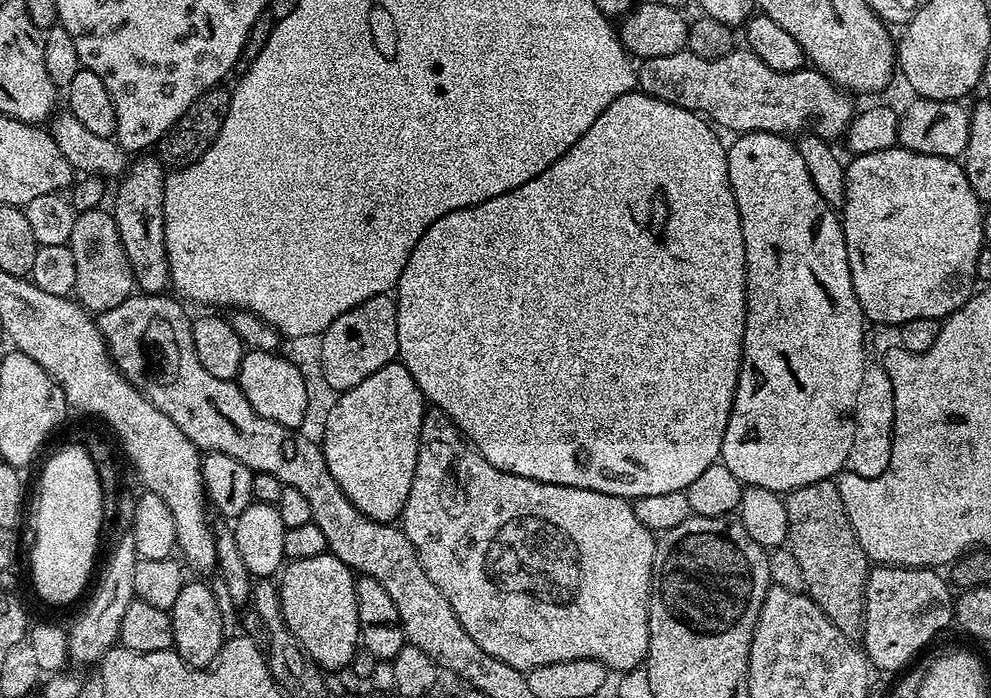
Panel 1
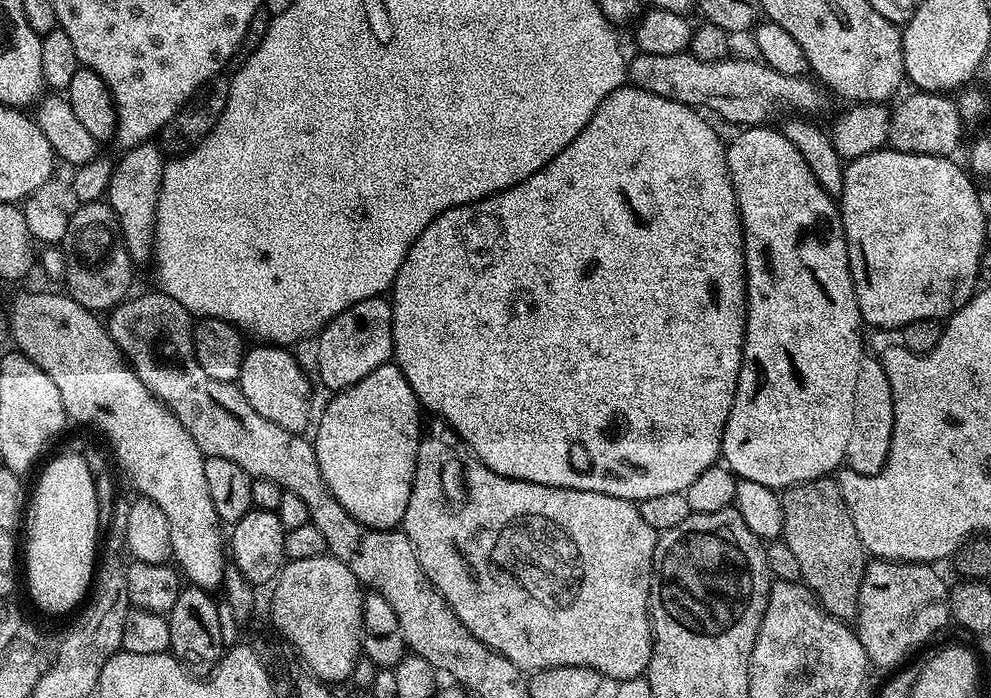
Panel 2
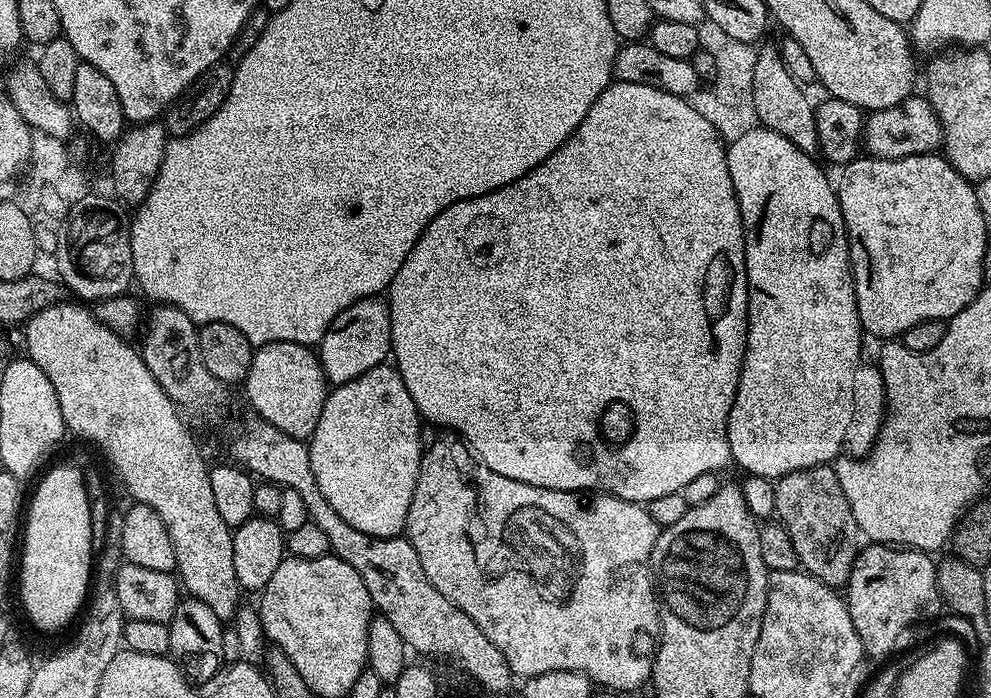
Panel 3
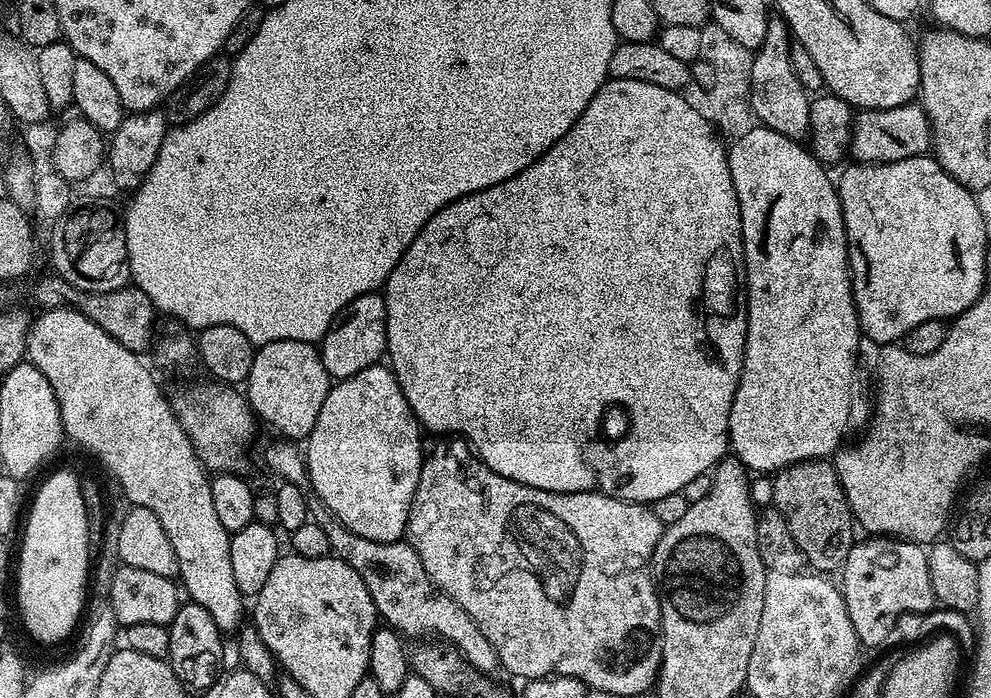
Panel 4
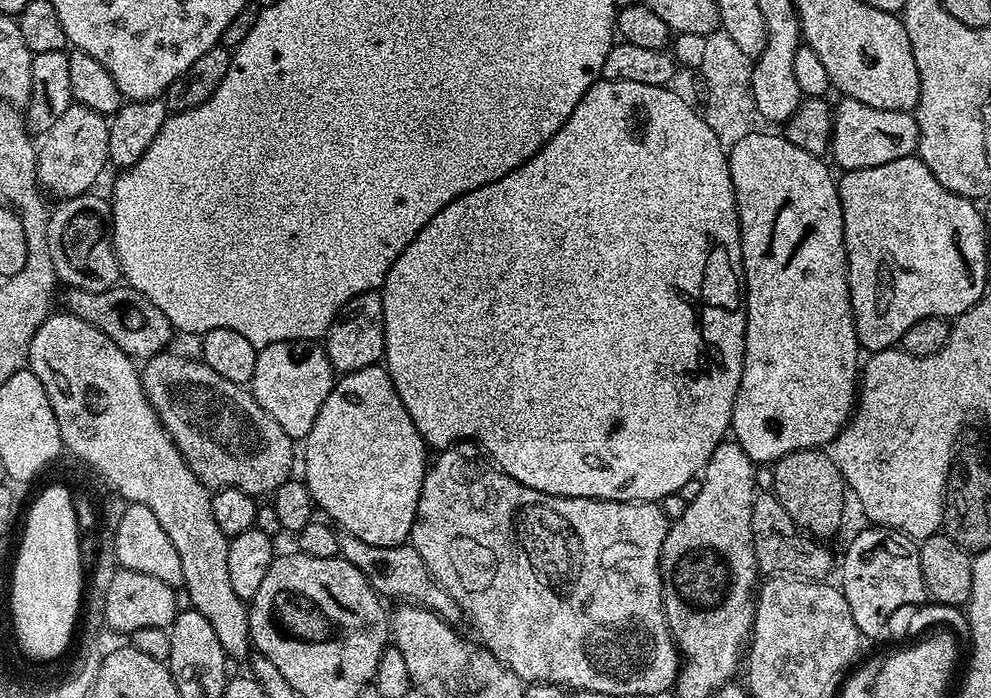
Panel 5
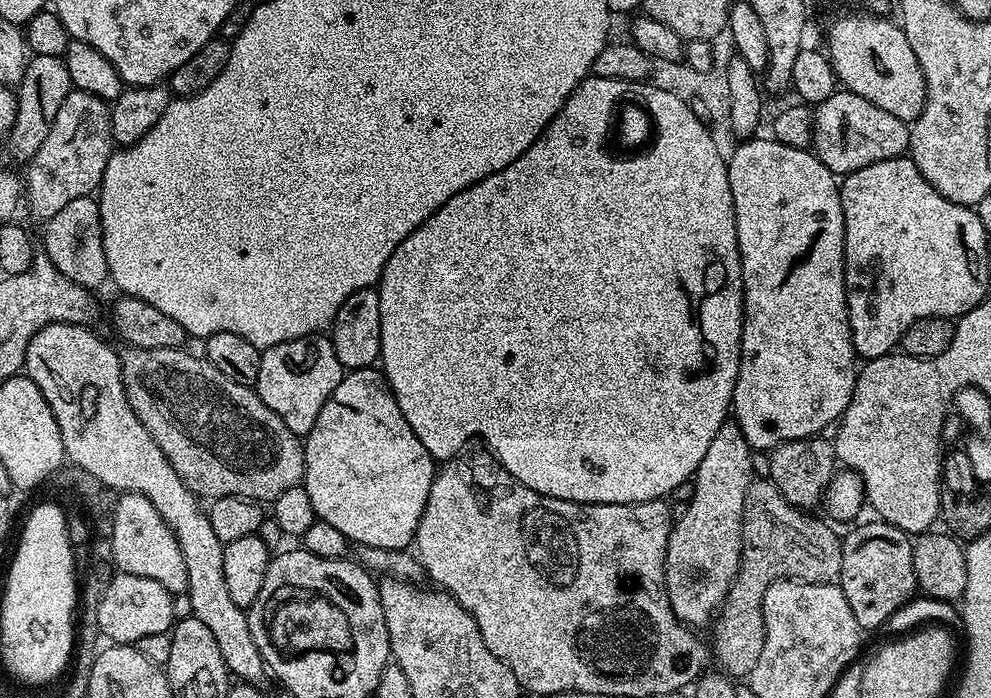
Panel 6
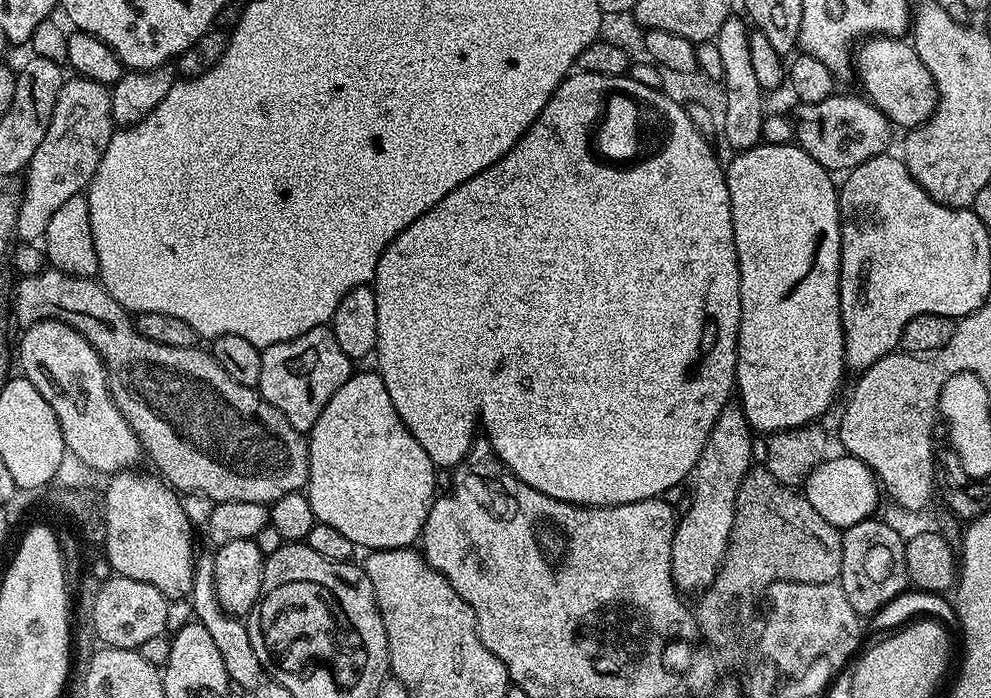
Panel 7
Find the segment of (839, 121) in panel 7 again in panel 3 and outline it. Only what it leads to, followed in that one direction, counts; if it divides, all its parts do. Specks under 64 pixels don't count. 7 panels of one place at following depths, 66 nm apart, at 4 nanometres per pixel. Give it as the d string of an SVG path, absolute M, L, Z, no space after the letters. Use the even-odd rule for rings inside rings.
M913 94L900 104L871 113L866 120L862 144L866 152L868 148L869 157L885 162L898 162L902 158L935 153L941 147L943 139L944 130L932 103L923 95Z

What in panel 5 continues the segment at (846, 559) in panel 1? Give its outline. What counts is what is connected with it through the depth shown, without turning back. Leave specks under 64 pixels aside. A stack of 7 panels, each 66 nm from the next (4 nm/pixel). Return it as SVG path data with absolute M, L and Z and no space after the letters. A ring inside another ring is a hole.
M807 448L786 454L782 459L775 461L773 467L774 482L771 491L782 502L782 510L794 518L794 522L803 532L824 542L840 528L840 523L844 520L844 492L846 496L846 485L844 476L838 470L838 466L832 461L831 455L827 451L819 448Z

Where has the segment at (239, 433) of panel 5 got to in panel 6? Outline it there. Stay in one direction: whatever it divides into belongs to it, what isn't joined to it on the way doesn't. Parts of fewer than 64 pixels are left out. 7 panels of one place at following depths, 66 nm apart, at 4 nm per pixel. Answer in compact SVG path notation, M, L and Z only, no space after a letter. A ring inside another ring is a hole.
M125 347L120 357L120 369L122 370L126 398L134 410L134 414L138 414L142 426L146 426L146 430L150 430L150 438L154 438L158 450L162 450L162 454L166 454L170 466L174 466L178 478L182 478L185 486L198 498L241 496L257 502L274 501L278 498L278 494L282 494L282 490L290 490L290 486L300 484L304 479L304 446L301 437L292 433L290 426L286 426L286 422L282 422L282 418L278 418L278 414L274 414L274 410L270 410L270 406L266 406L266 402L262 402L255 387L247 388L246 386L238 386L238 382L230 382L230 378L226 378L226 374L221 374L219 370L214 370L214 366L210 366L210 362L204 359L203 355L196 353L195 356L194 353L188 351L184 348L142 350L141 348Z

